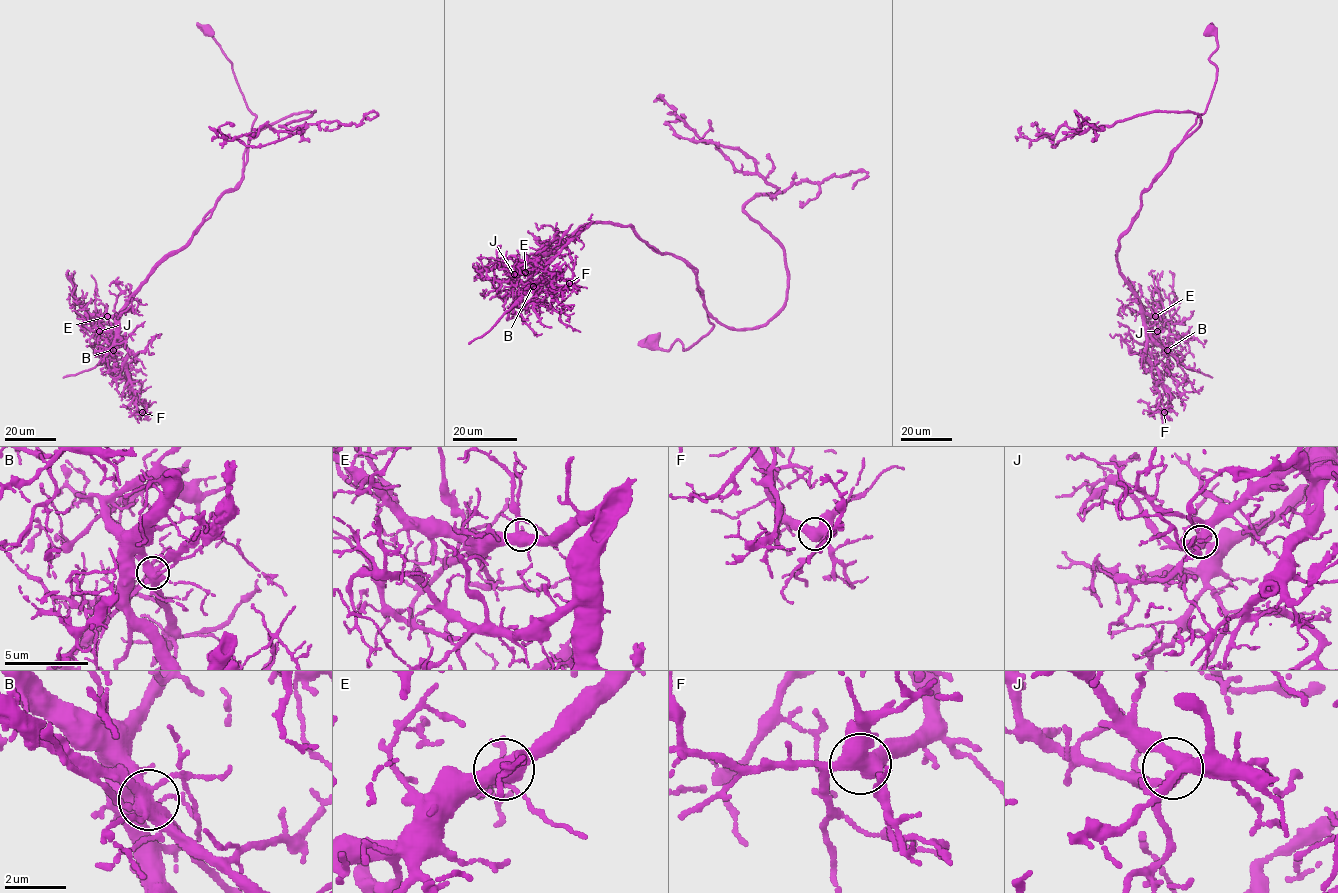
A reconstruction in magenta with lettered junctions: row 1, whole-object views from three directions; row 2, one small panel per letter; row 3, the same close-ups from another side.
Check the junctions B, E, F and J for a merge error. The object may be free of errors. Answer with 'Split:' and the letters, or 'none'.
Split: B

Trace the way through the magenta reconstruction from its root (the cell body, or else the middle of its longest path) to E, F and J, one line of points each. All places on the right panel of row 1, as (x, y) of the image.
E: (1212, 31), (1217, 75), (1206, 110), (1119, 240), (1119, 271), (1155, 316)
F: (1212, 31), (1217, 75), (1206, 110), (1141, 194), (1117, 252), (1140, 306), (1146, 357), (1169, 395), (1164, 412)
J: (1212, 31), (1217, 75), (1206, 110), (1119, 240), (1119, 271), (1142, 324), (1157, 331)

